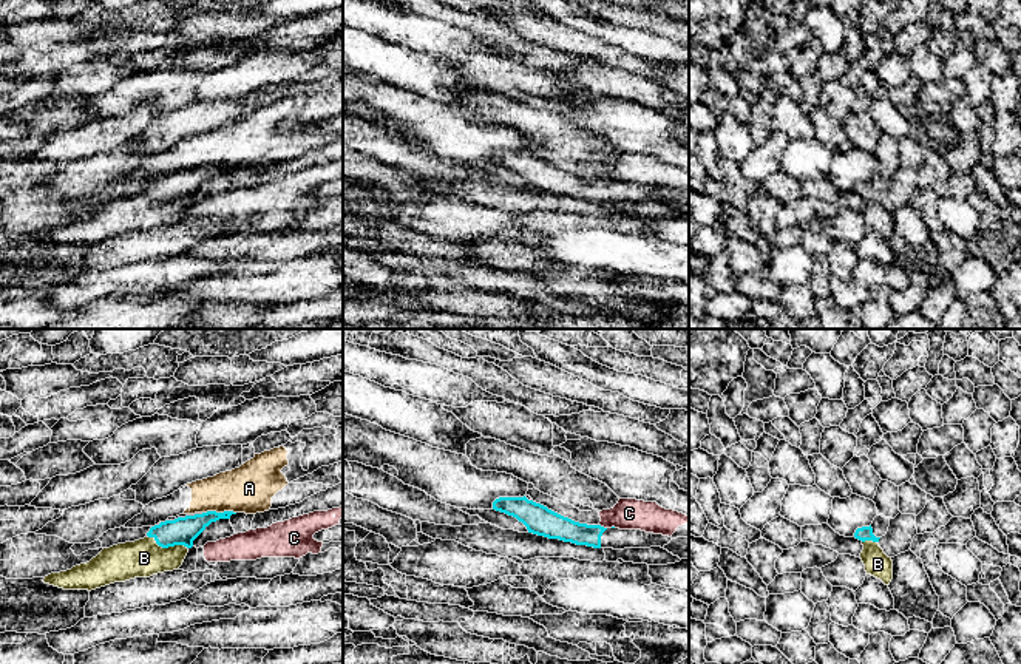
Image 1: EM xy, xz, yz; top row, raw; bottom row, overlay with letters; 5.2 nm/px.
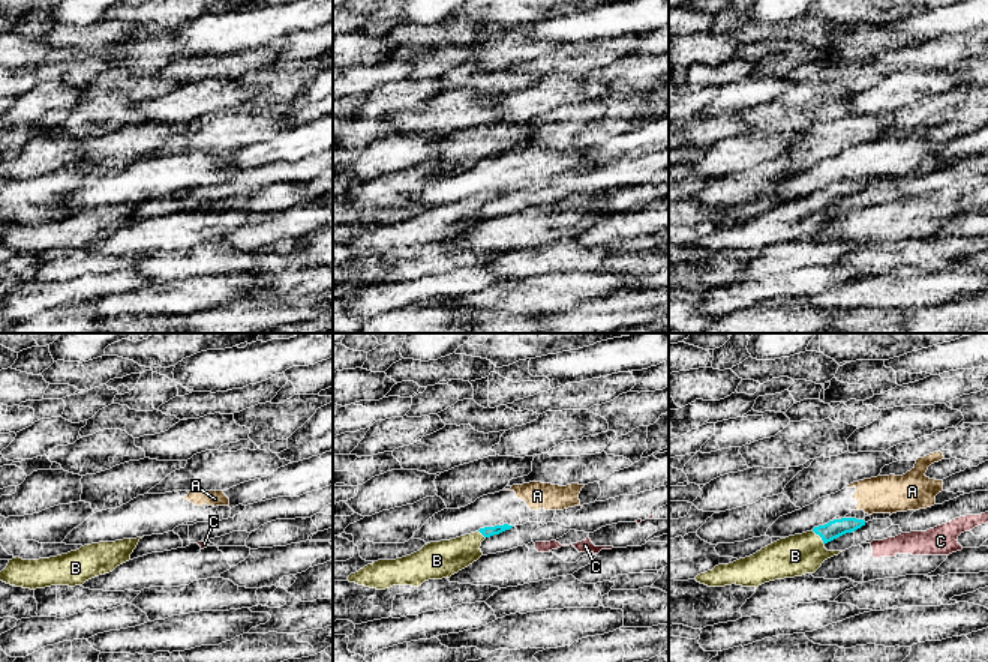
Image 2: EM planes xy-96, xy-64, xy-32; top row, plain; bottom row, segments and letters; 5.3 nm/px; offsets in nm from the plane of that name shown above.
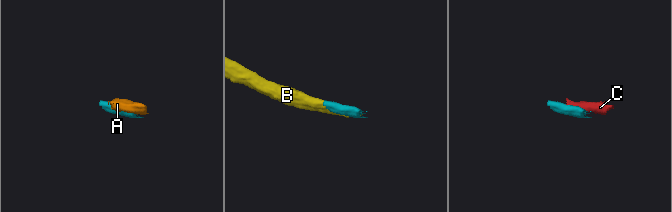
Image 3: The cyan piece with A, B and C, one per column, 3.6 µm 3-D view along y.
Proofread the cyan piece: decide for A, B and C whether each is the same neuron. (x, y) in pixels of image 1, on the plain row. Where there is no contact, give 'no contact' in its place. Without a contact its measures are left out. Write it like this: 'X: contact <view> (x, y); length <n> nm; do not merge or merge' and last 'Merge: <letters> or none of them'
A: contact xy (218, 167); length 180 nm; do not merge
B: contact xy (167, 201); length 220 nm; merge
C: contact xz (603, 181); length 50 nm; do not merge
Merge: B

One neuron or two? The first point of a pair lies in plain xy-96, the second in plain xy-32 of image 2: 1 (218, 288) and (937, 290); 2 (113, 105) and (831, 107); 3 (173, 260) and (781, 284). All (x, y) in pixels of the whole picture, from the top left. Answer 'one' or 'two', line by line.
1: one
2: one
3: two

